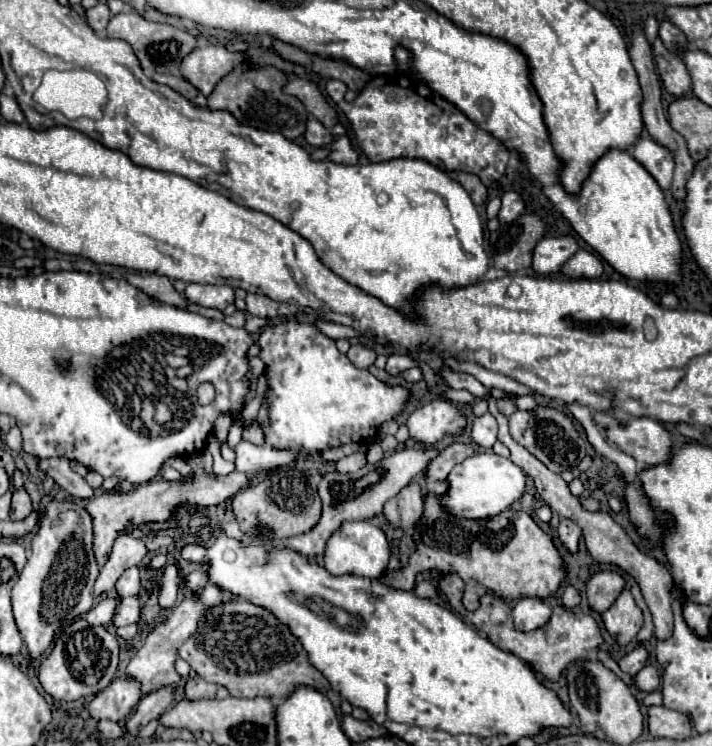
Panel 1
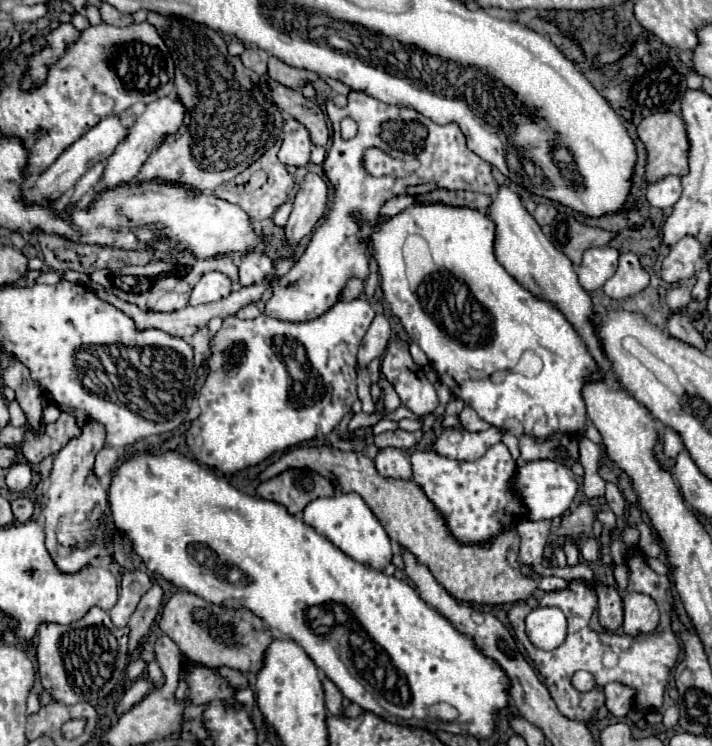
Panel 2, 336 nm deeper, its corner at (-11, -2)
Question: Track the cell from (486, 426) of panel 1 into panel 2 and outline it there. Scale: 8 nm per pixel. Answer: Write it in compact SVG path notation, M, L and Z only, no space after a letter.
M464 406L464 410L460 412L460 420L462 420L462 428L466 428L470 432L480 432L484 428L490 428L490 424L484 422L470 406Z

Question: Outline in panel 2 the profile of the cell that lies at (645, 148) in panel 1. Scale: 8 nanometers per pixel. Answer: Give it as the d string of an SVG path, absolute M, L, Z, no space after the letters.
M674 174L666 176L664 180L658 180L656 184L650 184L646 190L648 202L660 210L672 208L678 202L680 194L682 194L682 184L680 178Z

